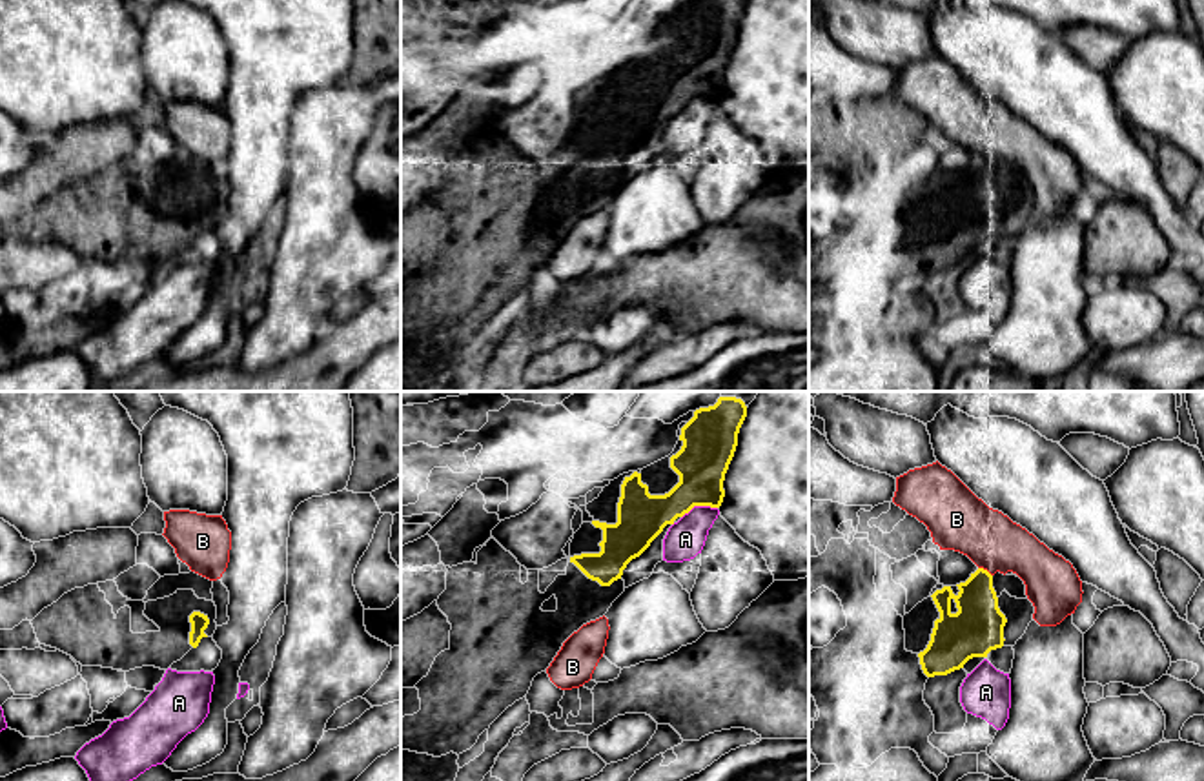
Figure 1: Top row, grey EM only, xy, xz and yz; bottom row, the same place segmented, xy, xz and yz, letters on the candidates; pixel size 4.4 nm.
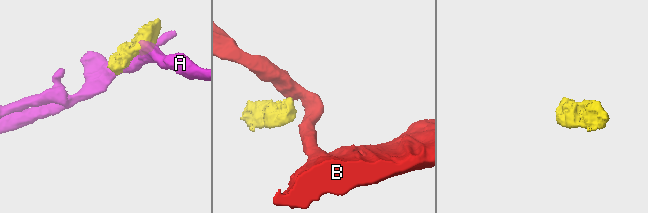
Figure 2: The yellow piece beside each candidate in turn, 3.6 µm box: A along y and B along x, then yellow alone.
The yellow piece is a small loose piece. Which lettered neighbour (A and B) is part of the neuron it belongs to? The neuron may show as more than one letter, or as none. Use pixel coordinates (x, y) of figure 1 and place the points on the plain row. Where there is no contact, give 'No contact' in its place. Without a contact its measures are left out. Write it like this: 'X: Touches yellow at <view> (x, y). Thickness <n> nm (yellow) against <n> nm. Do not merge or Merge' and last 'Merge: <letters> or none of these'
A: Touches yellow at xz (698, 97). Thickness 220 nm (yellow) against 170 nm. Do not merge
B: Touches yellow at yz (986, 162). Thickness 220 nm (yellow) against 260 nm. Do not merge
Merge: none of these

